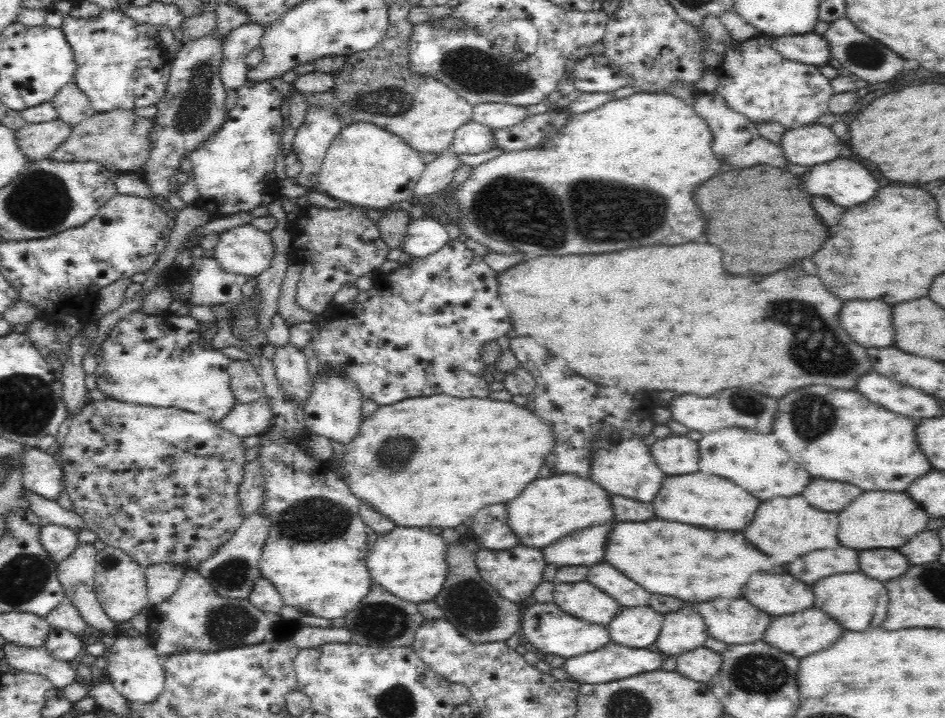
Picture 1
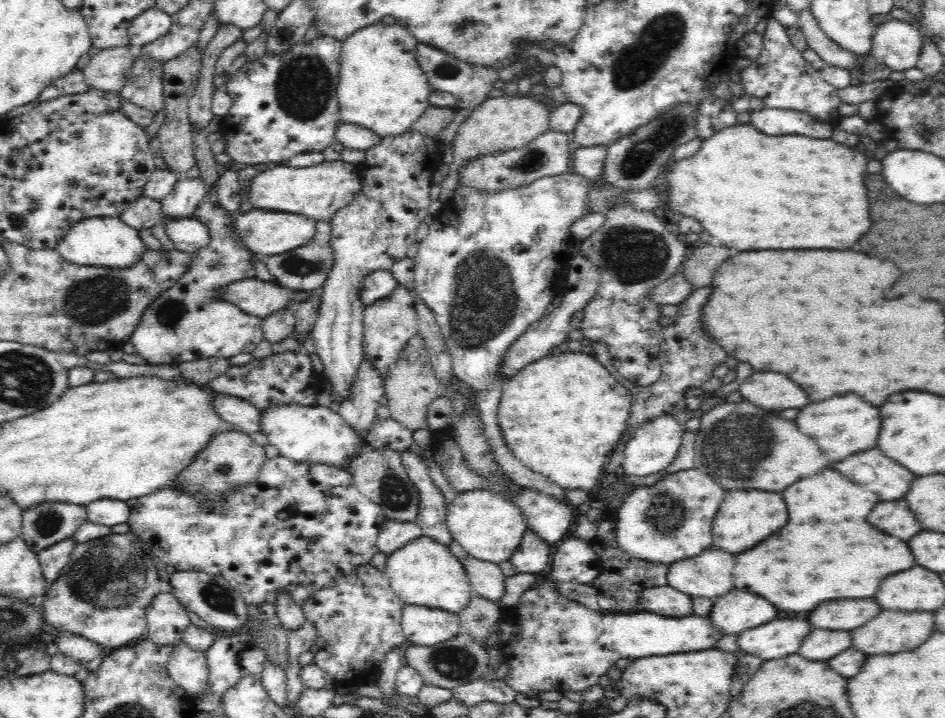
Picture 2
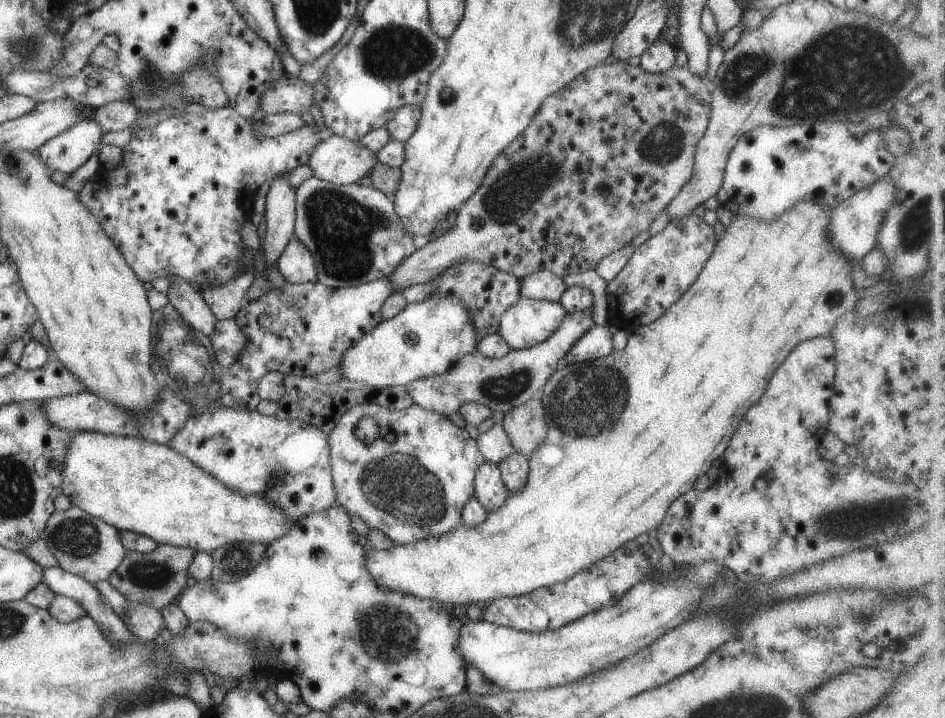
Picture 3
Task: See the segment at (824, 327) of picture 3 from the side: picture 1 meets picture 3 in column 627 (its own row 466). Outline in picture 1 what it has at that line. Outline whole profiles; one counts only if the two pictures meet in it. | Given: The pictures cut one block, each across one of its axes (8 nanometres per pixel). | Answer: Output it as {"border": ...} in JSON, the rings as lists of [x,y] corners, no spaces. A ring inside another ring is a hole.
{"border":[[[432,395],[428,397],[416,397],[398,401],[389,405],[378,405],[370,415],[363,417],[354,436],[344,445],[344,452],[333,462],[335,470],[341,479],[347,484],[350,493],[364,503],[366,507],[374,510],[378,515],[386,516],[396,526],[412,526],[412,528],[456,528],[466,518],[474,516],[480,508],[488,504],[498,502],[510,502],[514,500],[532,480],[536,480],[538,468],[542,466],[544,457],[549,454],[554,446],[554,437],[549,424],[542,422],[541,418],[534,416],[529,410],[518,408],[510,401],[495,401],[486,398],[454,398],[452,396]]]}

